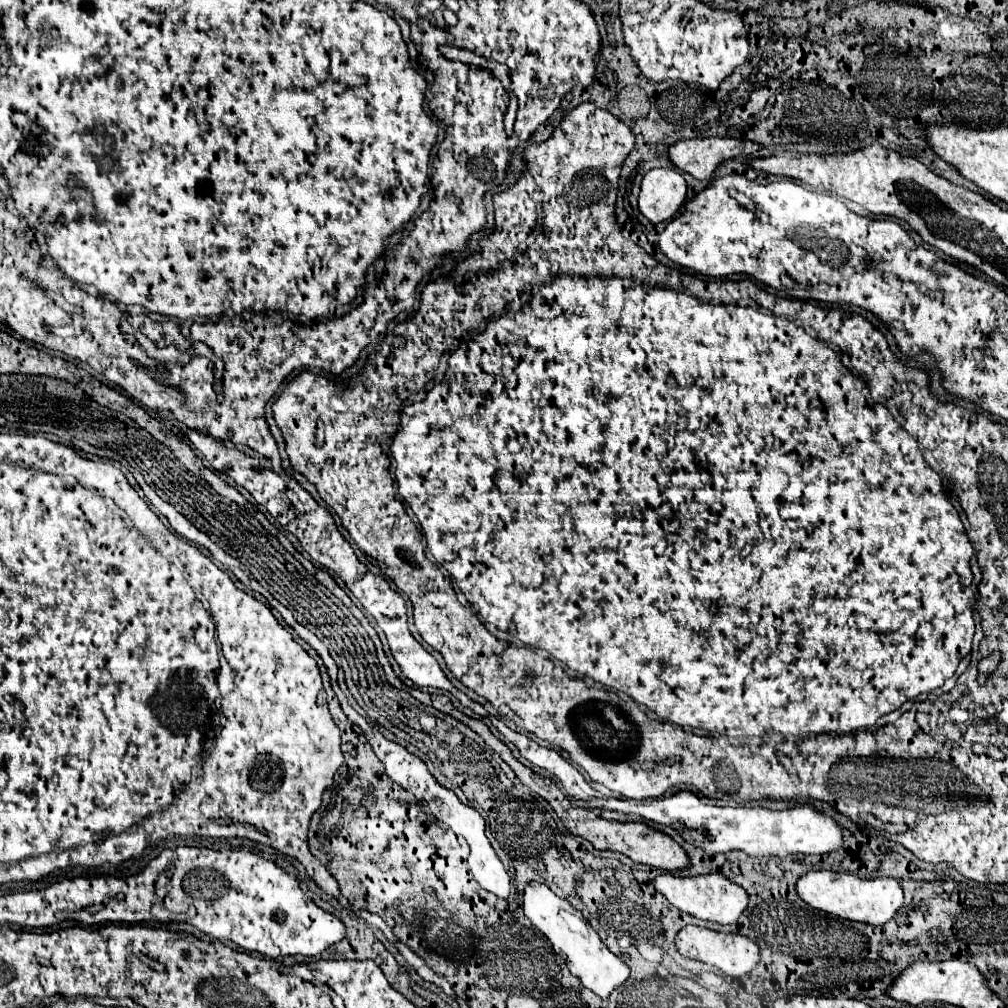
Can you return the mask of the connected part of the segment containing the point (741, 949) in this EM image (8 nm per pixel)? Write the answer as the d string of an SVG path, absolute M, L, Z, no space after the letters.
M687 925L677 933L675 943L677 943L677 951L683 957L715 965L715 967L719 967L723 973L727 973L731 977L741 977L741 975L749 973L761 961L759 945L755 941L751 941L749 937L739 935L739 933L721 933L721 931L713 931L713 929L699 927L699 925Z

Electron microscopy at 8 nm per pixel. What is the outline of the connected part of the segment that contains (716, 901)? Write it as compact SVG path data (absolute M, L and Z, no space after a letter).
M665 873L665 875L657 875L653 885L661 895L667 897L671 905L703 921L733 925L749 905L749 893L721 873L709 873L709 875L697 875L697 877L681 877L681 875Z

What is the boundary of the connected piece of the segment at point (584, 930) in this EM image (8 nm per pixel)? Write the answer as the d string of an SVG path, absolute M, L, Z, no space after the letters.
M531 881L525 885L523 891L523 911L527 919L551 941L553 951L561 955L561 959L567 963L569 973L579 977L579 981L597 993L601 999L607 999L609 993L627 981L629 977L629 967L613 955L605 943L599 939L595 929L589 925L589 921L583 917L581 911L577 911L567 899L555 895L547 885Z

